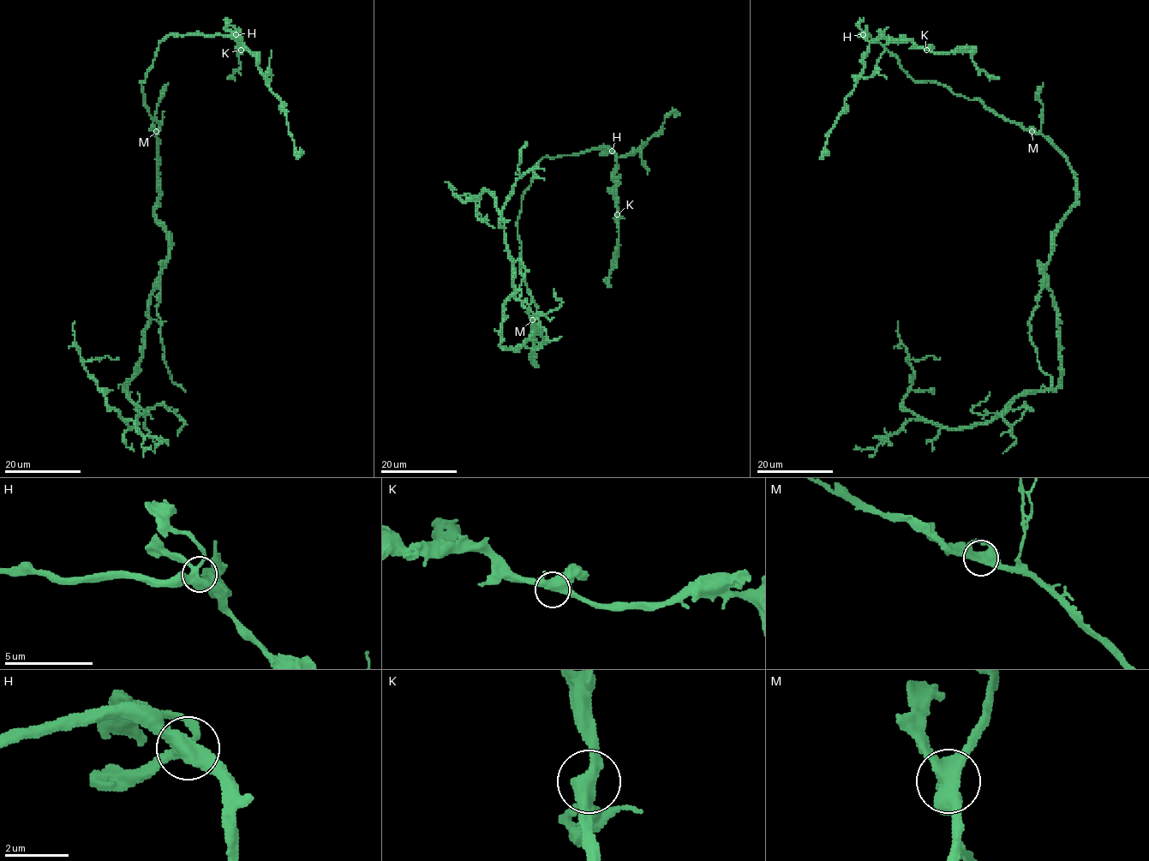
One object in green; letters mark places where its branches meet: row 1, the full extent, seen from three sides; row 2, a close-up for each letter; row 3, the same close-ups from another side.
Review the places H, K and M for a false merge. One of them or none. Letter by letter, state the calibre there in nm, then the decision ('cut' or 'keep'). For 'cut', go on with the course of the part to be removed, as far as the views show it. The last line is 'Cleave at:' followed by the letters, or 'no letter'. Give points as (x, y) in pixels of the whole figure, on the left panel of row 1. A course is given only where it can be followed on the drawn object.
H: calibre 440 nm; keep
K: calibre 420 nm; keep
M: calibre 440 nm; keep
Cleave at: no letter

